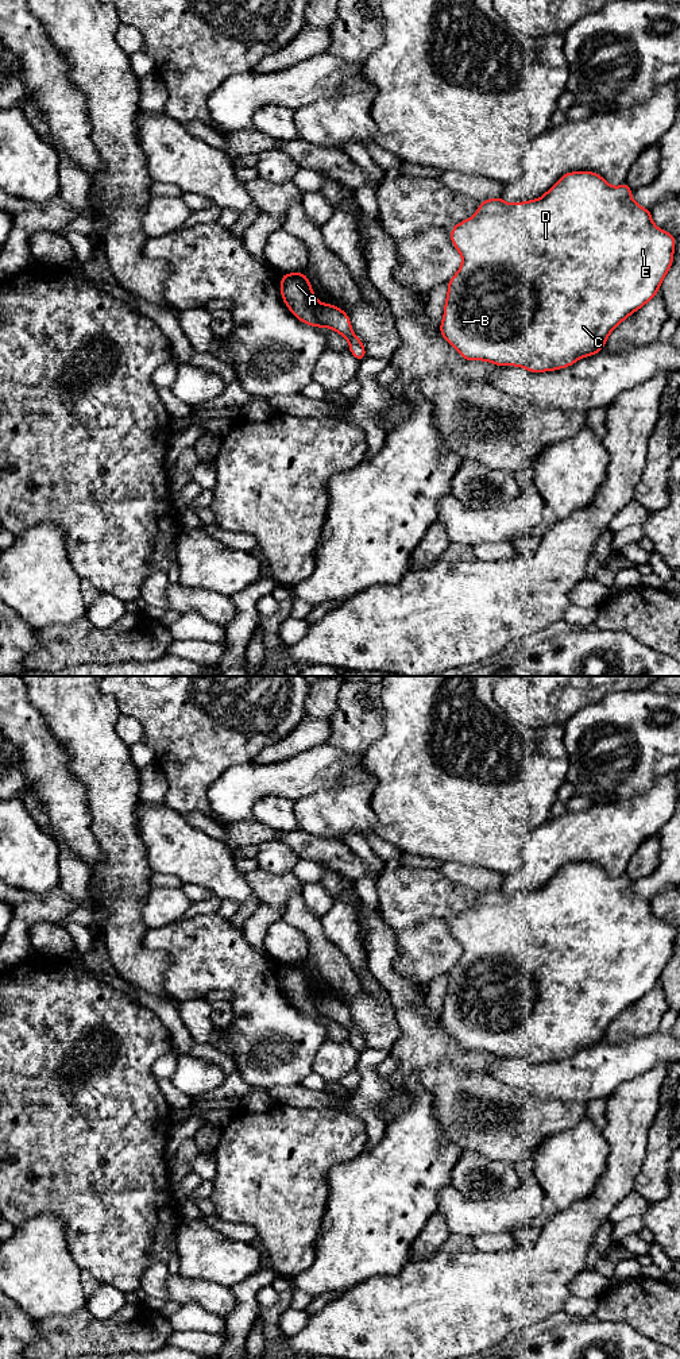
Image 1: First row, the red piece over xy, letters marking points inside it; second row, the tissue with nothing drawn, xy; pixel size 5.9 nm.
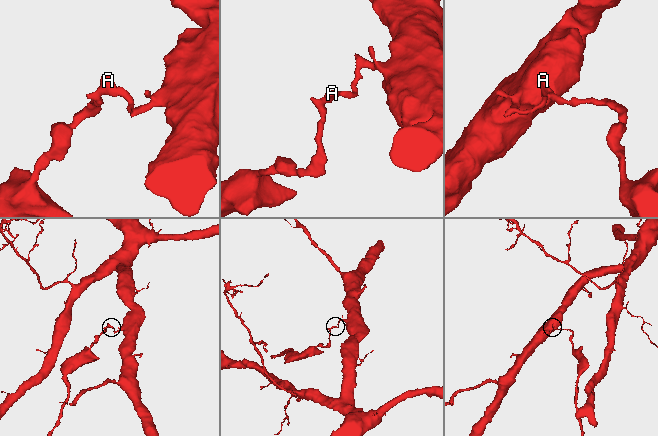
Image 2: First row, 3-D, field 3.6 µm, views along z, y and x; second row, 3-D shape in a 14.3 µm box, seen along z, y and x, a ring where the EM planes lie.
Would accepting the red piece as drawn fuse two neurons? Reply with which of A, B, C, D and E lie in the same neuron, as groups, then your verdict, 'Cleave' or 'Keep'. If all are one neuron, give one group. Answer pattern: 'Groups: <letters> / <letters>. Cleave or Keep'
Groups: A / B C D E. Cleave

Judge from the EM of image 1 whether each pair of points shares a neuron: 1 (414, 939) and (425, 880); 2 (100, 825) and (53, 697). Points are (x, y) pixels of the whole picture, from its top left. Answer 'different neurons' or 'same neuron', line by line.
1: same neuron
2: same neuron

